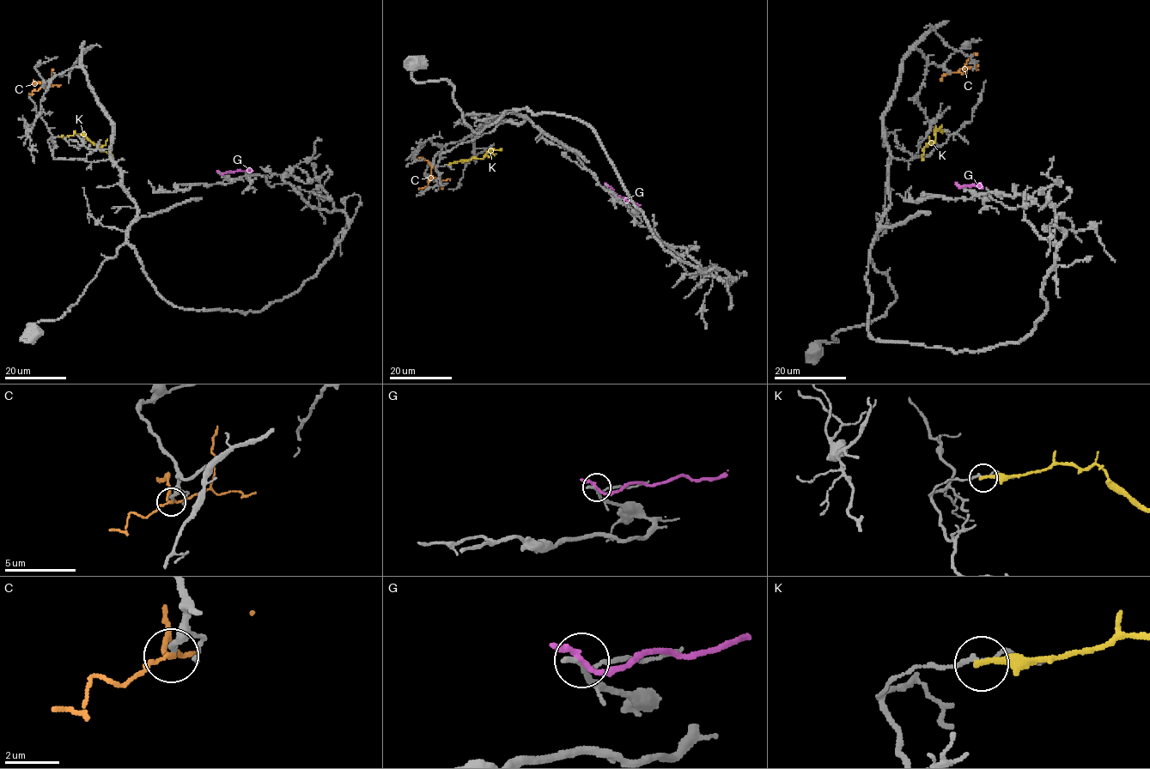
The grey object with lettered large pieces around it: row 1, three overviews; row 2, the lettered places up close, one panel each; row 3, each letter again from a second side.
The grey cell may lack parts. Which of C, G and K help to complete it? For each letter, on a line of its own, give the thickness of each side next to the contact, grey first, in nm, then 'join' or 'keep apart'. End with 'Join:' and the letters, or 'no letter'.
C: 160/160 nm | join
G: 280/180 nm | keep apart
K: 130/200 nm | keep apart
Join: C

